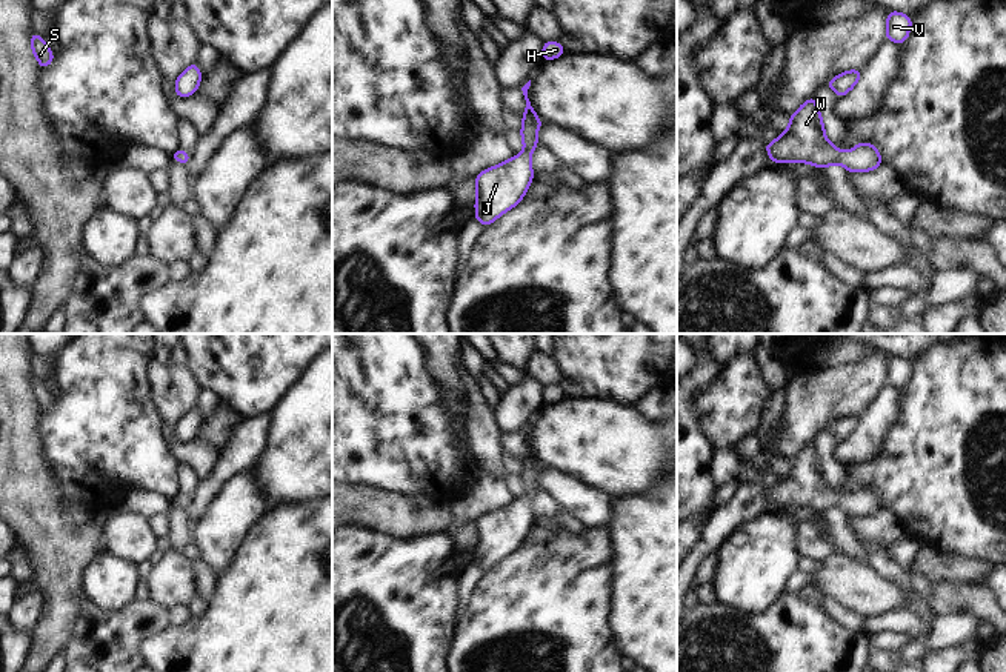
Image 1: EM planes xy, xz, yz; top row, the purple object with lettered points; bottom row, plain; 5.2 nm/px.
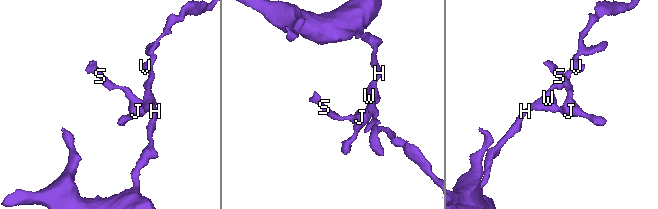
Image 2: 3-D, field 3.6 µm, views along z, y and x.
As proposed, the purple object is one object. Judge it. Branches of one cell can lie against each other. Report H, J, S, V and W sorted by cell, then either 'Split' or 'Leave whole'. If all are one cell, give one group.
Groups: H J S V W. Leave whole.

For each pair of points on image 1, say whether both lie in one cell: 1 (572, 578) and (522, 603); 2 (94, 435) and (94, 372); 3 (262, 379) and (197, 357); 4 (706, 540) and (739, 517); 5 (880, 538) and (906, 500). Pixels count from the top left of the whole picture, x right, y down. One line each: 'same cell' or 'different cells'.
1: same cell
2: same cell
3: same cell
4: same cell
5: different cells

